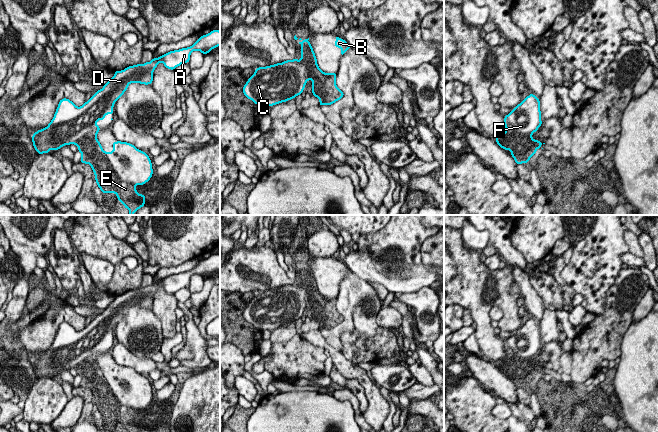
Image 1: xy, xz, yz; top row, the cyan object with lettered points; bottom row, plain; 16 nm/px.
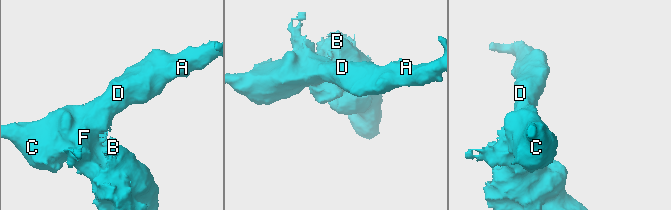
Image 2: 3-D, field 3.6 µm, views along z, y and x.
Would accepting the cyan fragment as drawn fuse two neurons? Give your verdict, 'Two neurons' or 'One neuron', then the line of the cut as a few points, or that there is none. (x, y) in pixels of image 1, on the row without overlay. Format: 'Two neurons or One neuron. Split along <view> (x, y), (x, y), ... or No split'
Two neurons. Split along xz (301, 283), (310, 286), (310, 294), (306, 298), (307, 303)

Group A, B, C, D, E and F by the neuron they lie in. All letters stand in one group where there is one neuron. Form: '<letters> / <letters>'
A C D F / B E

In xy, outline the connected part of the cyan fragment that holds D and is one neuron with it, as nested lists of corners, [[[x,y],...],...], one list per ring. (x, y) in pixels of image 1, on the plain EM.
[[[212,254],[206,259],[202,259],[192,270],[179,274],[169,275],[158,282],[154,282],[150,286],[144,288],[136,288],[129,290],[122,295],[116,294],[114,300],[81,331],[77,331],[72,325],[63,322],[59,325],[58,331],[53,343],[47,351],[36,355],[32,359],[34,373],[38,378],[50,377],[52,372],[54,375],[61,373],[64,369],[74,368],[80,361],[90,360],[92,356],[101,354],[97,350],[98,344],[104,344],[108,338],[113,339],[114,327],[124,318],[130,307],[140,307],[149,309],[153,305],[153,296],[157,289],[162,286],[167,293],[174,294],[176,291],[184,287],[189,287],[190,279],[197,274],[201,277],[208,278],[212,273],[220,269],[220,255]]]

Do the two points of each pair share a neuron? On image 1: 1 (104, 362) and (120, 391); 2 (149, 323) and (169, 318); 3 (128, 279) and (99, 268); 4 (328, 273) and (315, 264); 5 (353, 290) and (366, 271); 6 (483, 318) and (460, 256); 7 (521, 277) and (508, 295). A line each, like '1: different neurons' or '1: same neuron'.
1: same neuron
2: different neurons
3: different neurons
4: same neuron
5: different neurons
6: same neuron
7: different neurons

